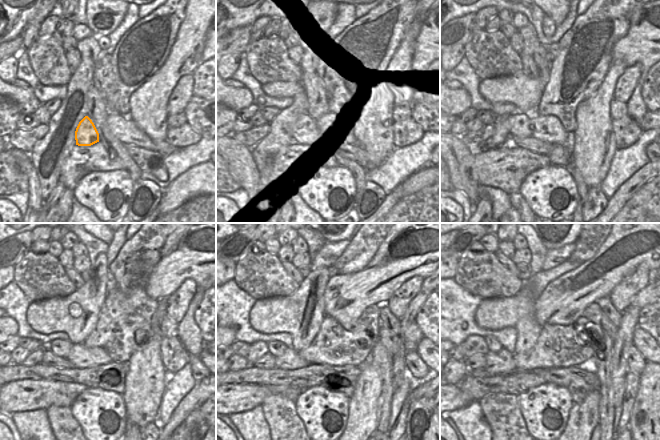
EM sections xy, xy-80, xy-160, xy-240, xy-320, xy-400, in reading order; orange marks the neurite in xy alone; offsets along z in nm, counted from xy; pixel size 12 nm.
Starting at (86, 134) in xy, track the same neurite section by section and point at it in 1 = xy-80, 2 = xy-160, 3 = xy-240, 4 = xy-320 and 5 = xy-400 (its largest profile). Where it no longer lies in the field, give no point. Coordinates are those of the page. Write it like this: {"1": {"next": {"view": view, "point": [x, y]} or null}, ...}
{"1": {"next": {"view": "xy-80", "point": [304, 130]}}, "2": {"next": {"view": "xy-160", "point": [519, 124]}}, "3": {"next": {"view": "xy-240", "point": [61, 348]}}, "4": {"next": {"view": "xy-320", "point": [281, 347]}}, "5": {"next": {"view": "xy-400", "point": [489, 340]}}}

